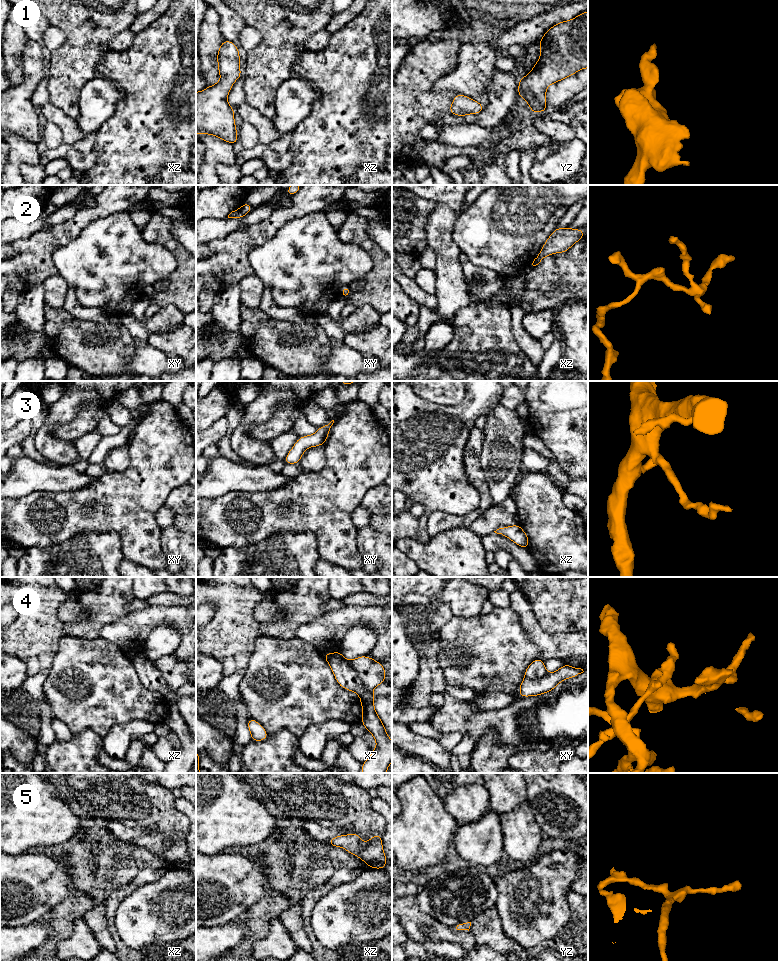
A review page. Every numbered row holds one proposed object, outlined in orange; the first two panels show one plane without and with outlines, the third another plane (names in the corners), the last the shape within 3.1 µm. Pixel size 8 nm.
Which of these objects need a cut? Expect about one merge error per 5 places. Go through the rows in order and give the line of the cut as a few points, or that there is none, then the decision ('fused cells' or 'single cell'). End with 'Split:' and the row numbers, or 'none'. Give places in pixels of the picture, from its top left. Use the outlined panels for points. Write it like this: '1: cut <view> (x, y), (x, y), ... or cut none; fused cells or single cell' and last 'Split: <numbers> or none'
1: cut none; single cell
2: cut none; single cell
3: cut none; single cell
4: cut xz (328, 661), (343, 658), (371, 692); fused cells
5: cut none; single cell
Split: 4

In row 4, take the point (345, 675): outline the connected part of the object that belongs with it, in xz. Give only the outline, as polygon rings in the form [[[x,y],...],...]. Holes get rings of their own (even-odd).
[[[332,658],[329,661],[329,666],[336,681],[342,688],[357,693],[359,697],[369,697],[373,700],[376,698],[372,692],[366,690],[356,671],[344,658]]]

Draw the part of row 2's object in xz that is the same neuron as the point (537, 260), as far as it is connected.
[[[556,228],[544,243],[532,265],[538,265],[546,256],[568,251],[573,244],[583,237],[585,235],[582,229]]]

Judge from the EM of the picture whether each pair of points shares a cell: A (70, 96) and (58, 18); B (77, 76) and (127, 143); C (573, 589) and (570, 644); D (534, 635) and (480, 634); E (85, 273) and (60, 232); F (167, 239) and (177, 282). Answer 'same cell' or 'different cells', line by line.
A: same cell
B: different cells
C: different cells
D: different cells
E: different cells
F: same cell

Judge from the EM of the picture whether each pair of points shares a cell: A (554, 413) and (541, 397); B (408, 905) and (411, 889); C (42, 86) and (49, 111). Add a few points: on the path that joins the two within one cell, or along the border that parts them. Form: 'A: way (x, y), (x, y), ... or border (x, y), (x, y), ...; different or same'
A: way (553, 409), (545, 401); same
B: border (415, 894), (402, 897); different
C: border (49, 102), (38, 109); different

